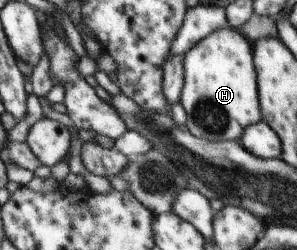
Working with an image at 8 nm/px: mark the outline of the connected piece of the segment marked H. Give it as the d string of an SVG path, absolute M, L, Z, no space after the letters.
M220 29L185 54L182 103L190 134L207 141L240 141L246 127L262 121L252 43L237 29Z

